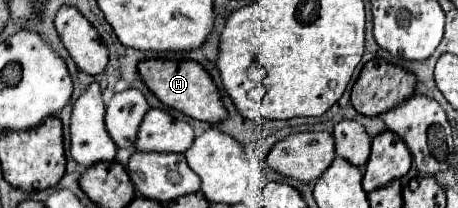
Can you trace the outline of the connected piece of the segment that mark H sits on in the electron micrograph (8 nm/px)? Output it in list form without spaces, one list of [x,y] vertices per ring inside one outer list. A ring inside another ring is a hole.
[[[147,59],[139,63],[139,75],[163,105],[175,111],[181,111],[187,117],[193,117],[211,125],[227,117],[227,109],[221,101],[221,95],[215,83],[211,81],[209,73],[195,61],[177,63],[177,61],[163,61],[163,59]]]

